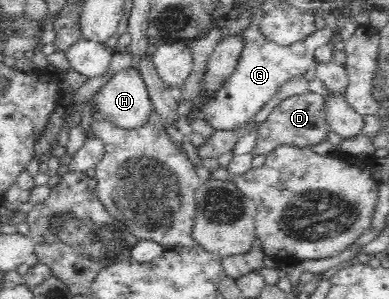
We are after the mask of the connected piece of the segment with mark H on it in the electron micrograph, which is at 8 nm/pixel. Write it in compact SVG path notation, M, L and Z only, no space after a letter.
M128 67L117 71L90 99L95 101L95 107L109 121L128 132L149 124L149 120L151 120L151 116L155 112L151 95L147 90L147 84L145 84L145 80L143 80L143 76L141 76L141 72L137 70L137 67Z

